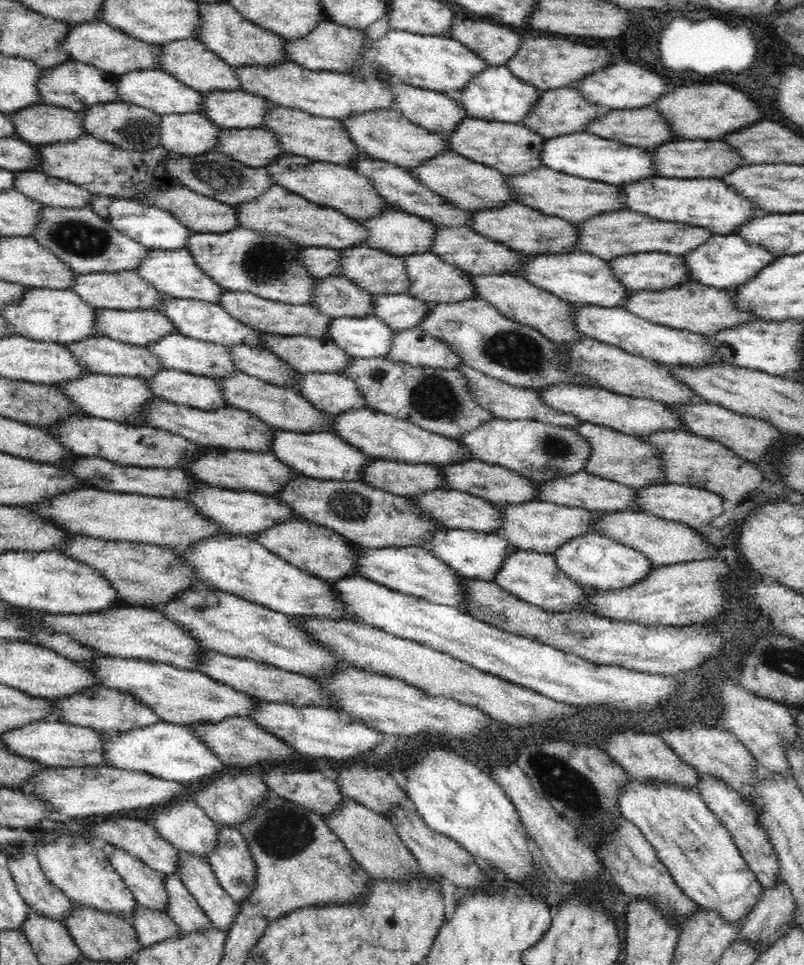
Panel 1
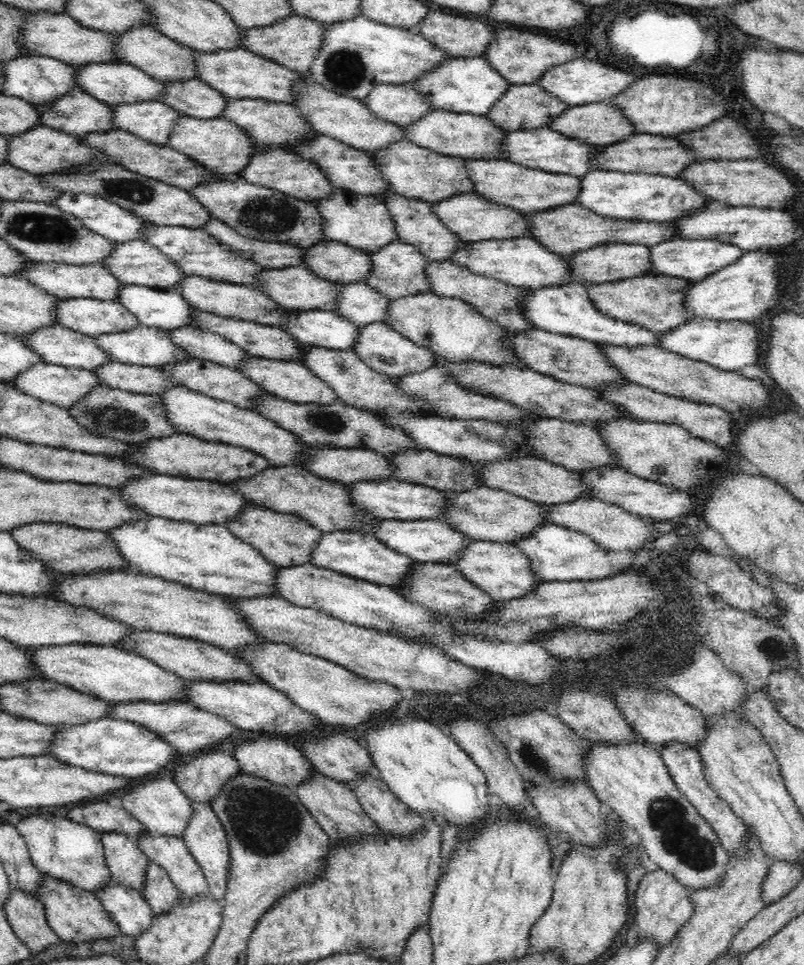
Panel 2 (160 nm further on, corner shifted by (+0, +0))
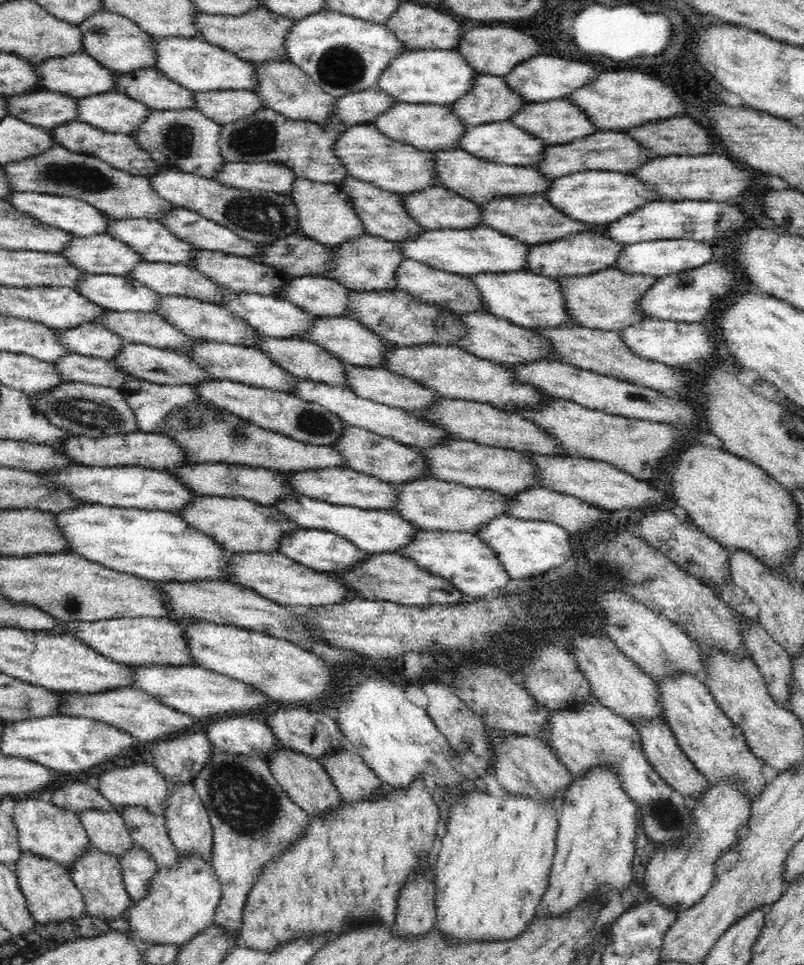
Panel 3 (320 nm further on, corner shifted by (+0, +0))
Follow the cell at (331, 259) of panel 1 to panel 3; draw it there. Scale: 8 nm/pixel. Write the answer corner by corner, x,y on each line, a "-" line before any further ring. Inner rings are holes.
174,207
165,217
160,217
157,221
168,228
174,236
200,250
222,251
248,257
250,260
264,254
260,245
240,238
224,225
182,207

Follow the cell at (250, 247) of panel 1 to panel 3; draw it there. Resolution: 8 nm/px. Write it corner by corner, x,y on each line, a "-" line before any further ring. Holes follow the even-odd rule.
147,218
110,219
107,234
127,244
141,259
150,262
187,265
200,249
174,236
157,220

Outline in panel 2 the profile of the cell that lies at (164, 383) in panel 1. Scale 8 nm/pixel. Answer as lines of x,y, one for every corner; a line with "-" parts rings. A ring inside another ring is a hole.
110,361
93,372
104,387
144,395
156,396
178,386
170,377
166,377
162,370
139,364

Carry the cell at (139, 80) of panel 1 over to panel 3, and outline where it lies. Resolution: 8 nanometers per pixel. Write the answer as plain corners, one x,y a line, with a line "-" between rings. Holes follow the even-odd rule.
84,52
49,58
37,65
41,89
67,94
78,99
101,92
116,91
115,74
114,70
104,68
95,58

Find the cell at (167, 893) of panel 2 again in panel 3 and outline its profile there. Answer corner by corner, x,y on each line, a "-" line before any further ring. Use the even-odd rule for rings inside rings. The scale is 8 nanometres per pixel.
136,843
118,860
130,900
137,901
145,897
150,892
149,883
159,870
156,860

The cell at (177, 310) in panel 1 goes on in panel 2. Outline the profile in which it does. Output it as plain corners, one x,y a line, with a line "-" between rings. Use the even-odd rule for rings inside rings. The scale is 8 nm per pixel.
123,284
116,301
125,306
139,320
140,325
157,329
191,326
191,314
196,309
173,289
155,289
138,284

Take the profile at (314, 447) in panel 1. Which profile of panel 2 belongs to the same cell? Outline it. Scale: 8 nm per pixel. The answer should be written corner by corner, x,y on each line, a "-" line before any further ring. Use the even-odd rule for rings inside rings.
183,385
174,386
174,388
170,388
170,390
164,391
162,394
156,396
160,396
162,403
168,407
168,422
173,424
175,428
178,428
180,433
185,433
210,443
218,442
246,448
266,457
270,465
282,466
293,464
298,466
298,464
302,464
307,459
307,453
310,450
314,450
314,447
306,445
296,435
284,430
284,428
276,426
275,422
260,417
260,415
250,409
239,408
230,402
212,399
210,396
204,396
189,390

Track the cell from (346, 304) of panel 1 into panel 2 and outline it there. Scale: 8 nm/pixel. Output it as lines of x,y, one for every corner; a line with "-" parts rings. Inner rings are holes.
303,265
262,269
257,278
261,280
261,293
286,309
333,311
343,287
316,276

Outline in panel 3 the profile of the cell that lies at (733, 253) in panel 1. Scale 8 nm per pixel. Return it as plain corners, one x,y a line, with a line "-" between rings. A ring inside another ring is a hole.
649,240
634,244
625,244
619,252
617,267
622,272
644,274
646,276
664,276
673,272
680,272
689,268
698,268
713,259
715,247
706,241
696,240

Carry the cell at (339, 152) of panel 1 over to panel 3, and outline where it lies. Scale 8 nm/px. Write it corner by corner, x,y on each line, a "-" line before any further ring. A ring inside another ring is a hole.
253,90
195,91
195,109
214,122
226,124
255,113
263,106

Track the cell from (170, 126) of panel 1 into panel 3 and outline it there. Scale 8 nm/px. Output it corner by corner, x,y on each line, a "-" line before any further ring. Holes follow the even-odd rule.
117,91
83,96
77,100
77,119
98,130
130,134
153,109

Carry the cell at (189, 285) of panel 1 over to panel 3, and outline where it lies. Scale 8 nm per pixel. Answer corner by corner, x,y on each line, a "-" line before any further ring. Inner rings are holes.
106,233
87,237
74,235
71,243
59,255
86,273
106,273
126,277
138,263
144,261
127,244
112,238

